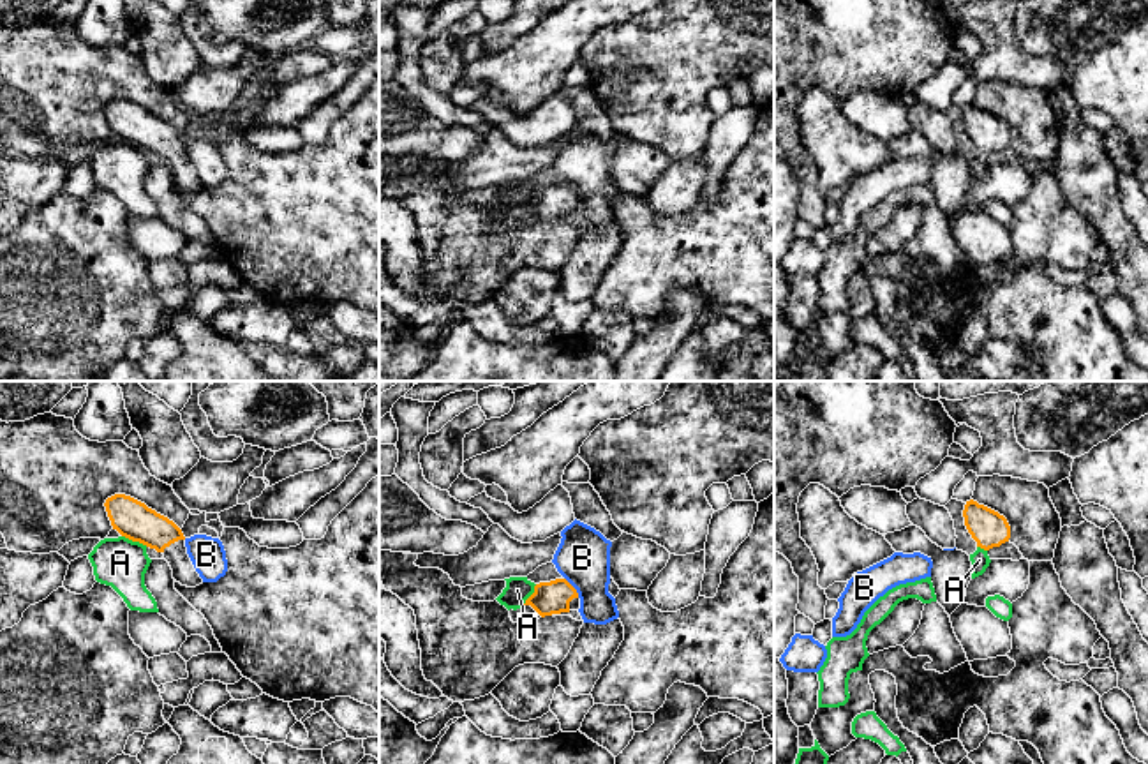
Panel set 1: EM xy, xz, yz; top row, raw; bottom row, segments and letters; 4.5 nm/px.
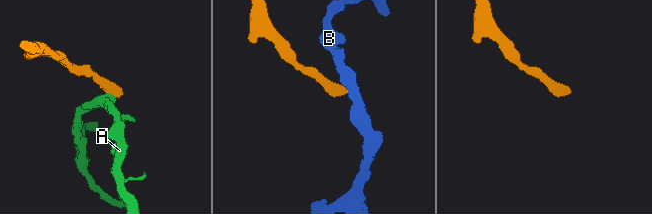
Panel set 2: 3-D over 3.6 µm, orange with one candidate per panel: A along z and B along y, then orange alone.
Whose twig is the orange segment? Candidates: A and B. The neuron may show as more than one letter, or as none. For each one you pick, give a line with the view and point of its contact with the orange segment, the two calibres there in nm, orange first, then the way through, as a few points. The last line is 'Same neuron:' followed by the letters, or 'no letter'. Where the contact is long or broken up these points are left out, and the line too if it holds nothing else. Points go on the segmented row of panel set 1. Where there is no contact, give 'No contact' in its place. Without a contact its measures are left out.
Same neuron: no letter

